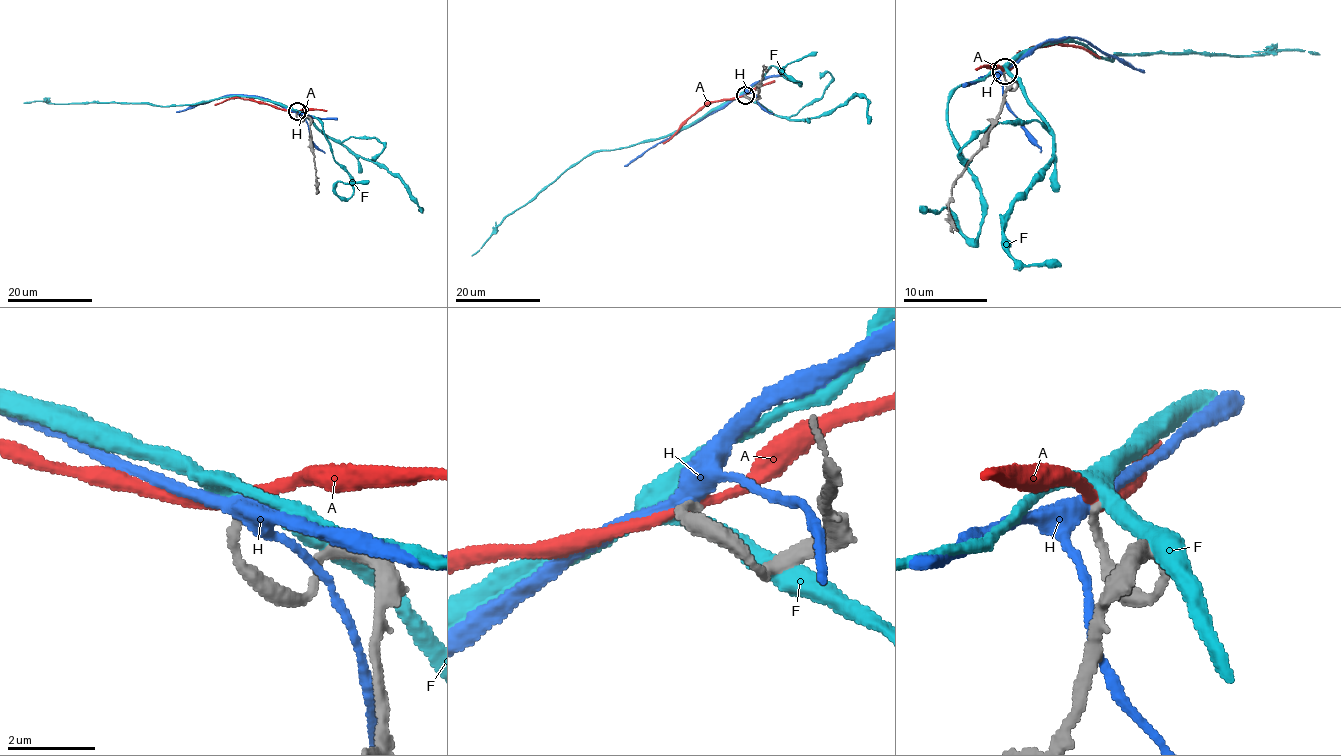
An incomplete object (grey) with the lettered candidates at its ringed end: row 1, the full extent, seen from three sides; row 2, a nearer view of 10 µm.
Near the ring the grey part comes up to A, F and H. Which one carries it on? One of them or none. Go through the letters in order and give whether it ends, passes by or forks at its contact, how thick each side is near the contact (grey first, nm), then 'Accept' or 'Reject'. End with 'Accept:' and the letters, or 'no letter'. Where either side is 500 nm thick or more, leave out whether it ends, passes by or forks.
A: It passes by. Thickness 180 nm (grey) against 240 nm. Reject
F: It passes by. Thickness 180 nm (grey) against 440 nm. Reject
H: It forks there. Thickness 190 nm (grey) against 360 nm. Reject
Accept: no letter

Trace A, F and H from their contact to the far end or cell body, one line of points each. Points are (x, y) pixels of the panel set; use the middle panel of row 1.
A: (745, 95), (700, 107), (662, 143)
F: (745, 95), (712, 108), (668, 134), (614, 149), (593, 151), (511, 212), (472, 256)
H: (745, 94), (681, 128), (624, 166)

